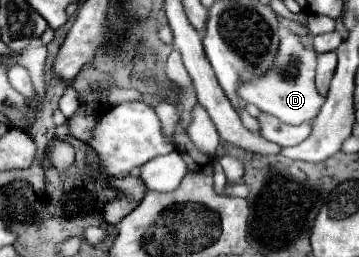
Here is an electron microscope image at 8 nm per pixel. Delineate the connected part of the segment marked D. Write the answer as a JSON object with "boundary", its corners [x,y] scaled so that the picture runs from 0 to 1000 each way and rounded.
{"boundary":[[[797,136],[780,160],[769,268],[719,300],[719,315],[669,331],[663,370],[685,401],[708,401],[724,432],[774,455],[786,479],[802,486],[869,479],[891,440],[891,416],[903,409],[903,377],[886,370],[875,339],[875,268],[880,268],[880,206],[869,191],[852,191],[825,136]]]}

